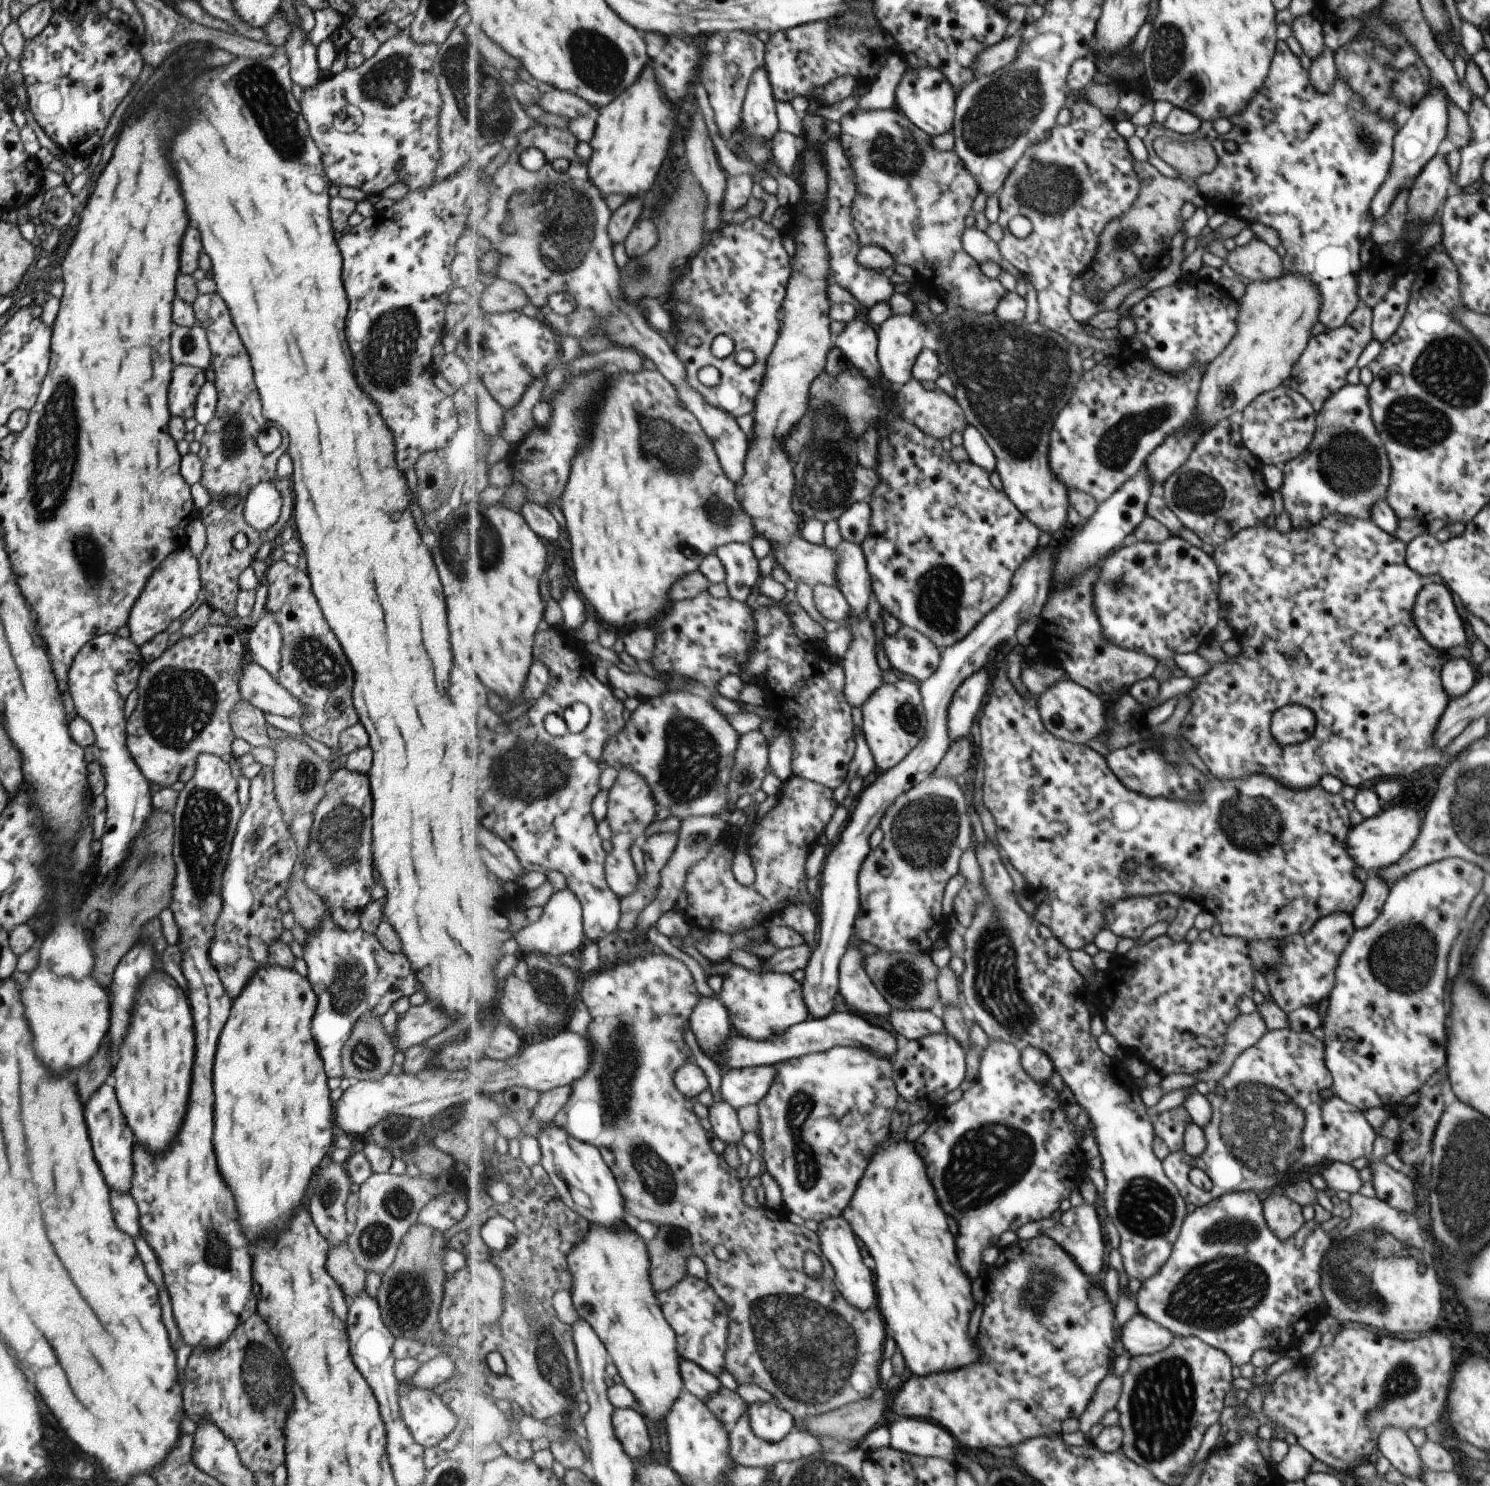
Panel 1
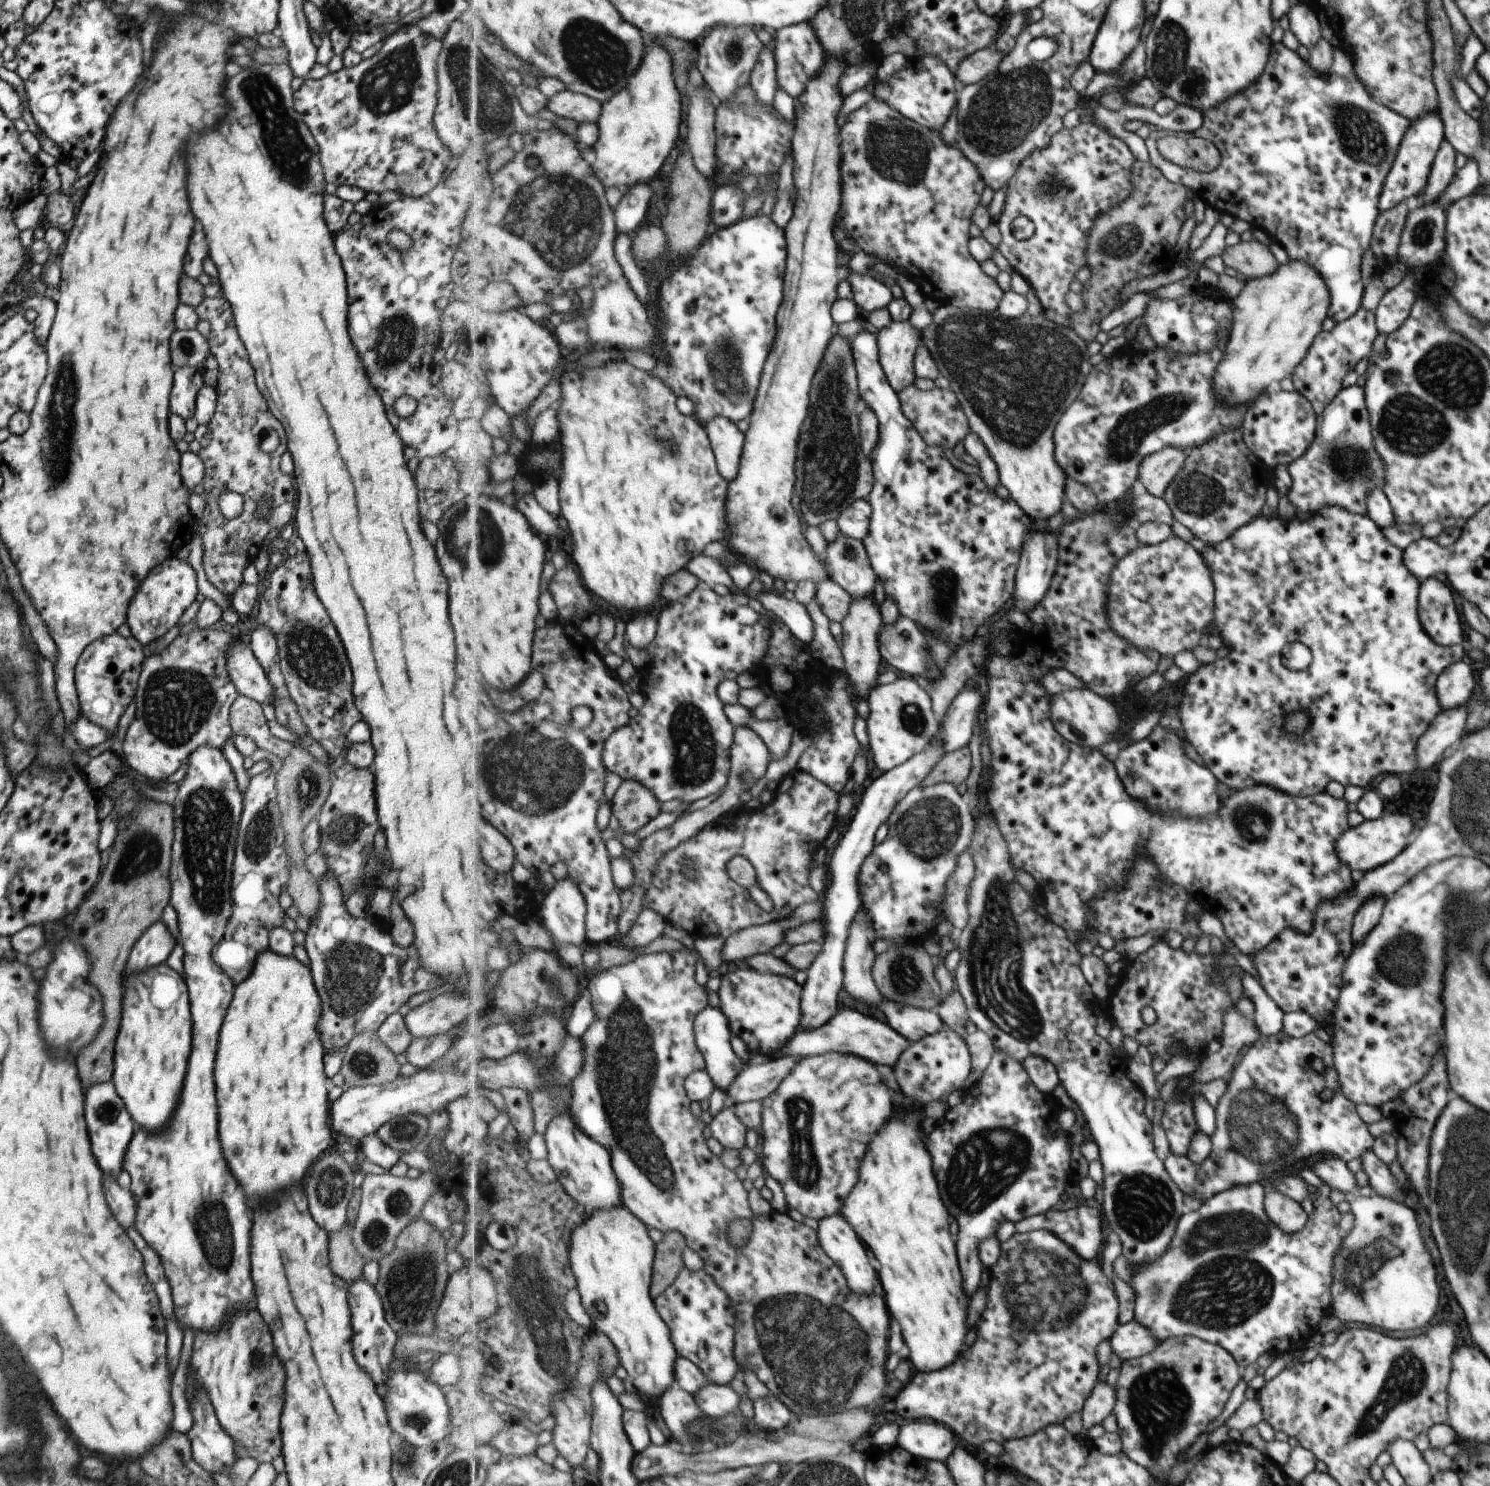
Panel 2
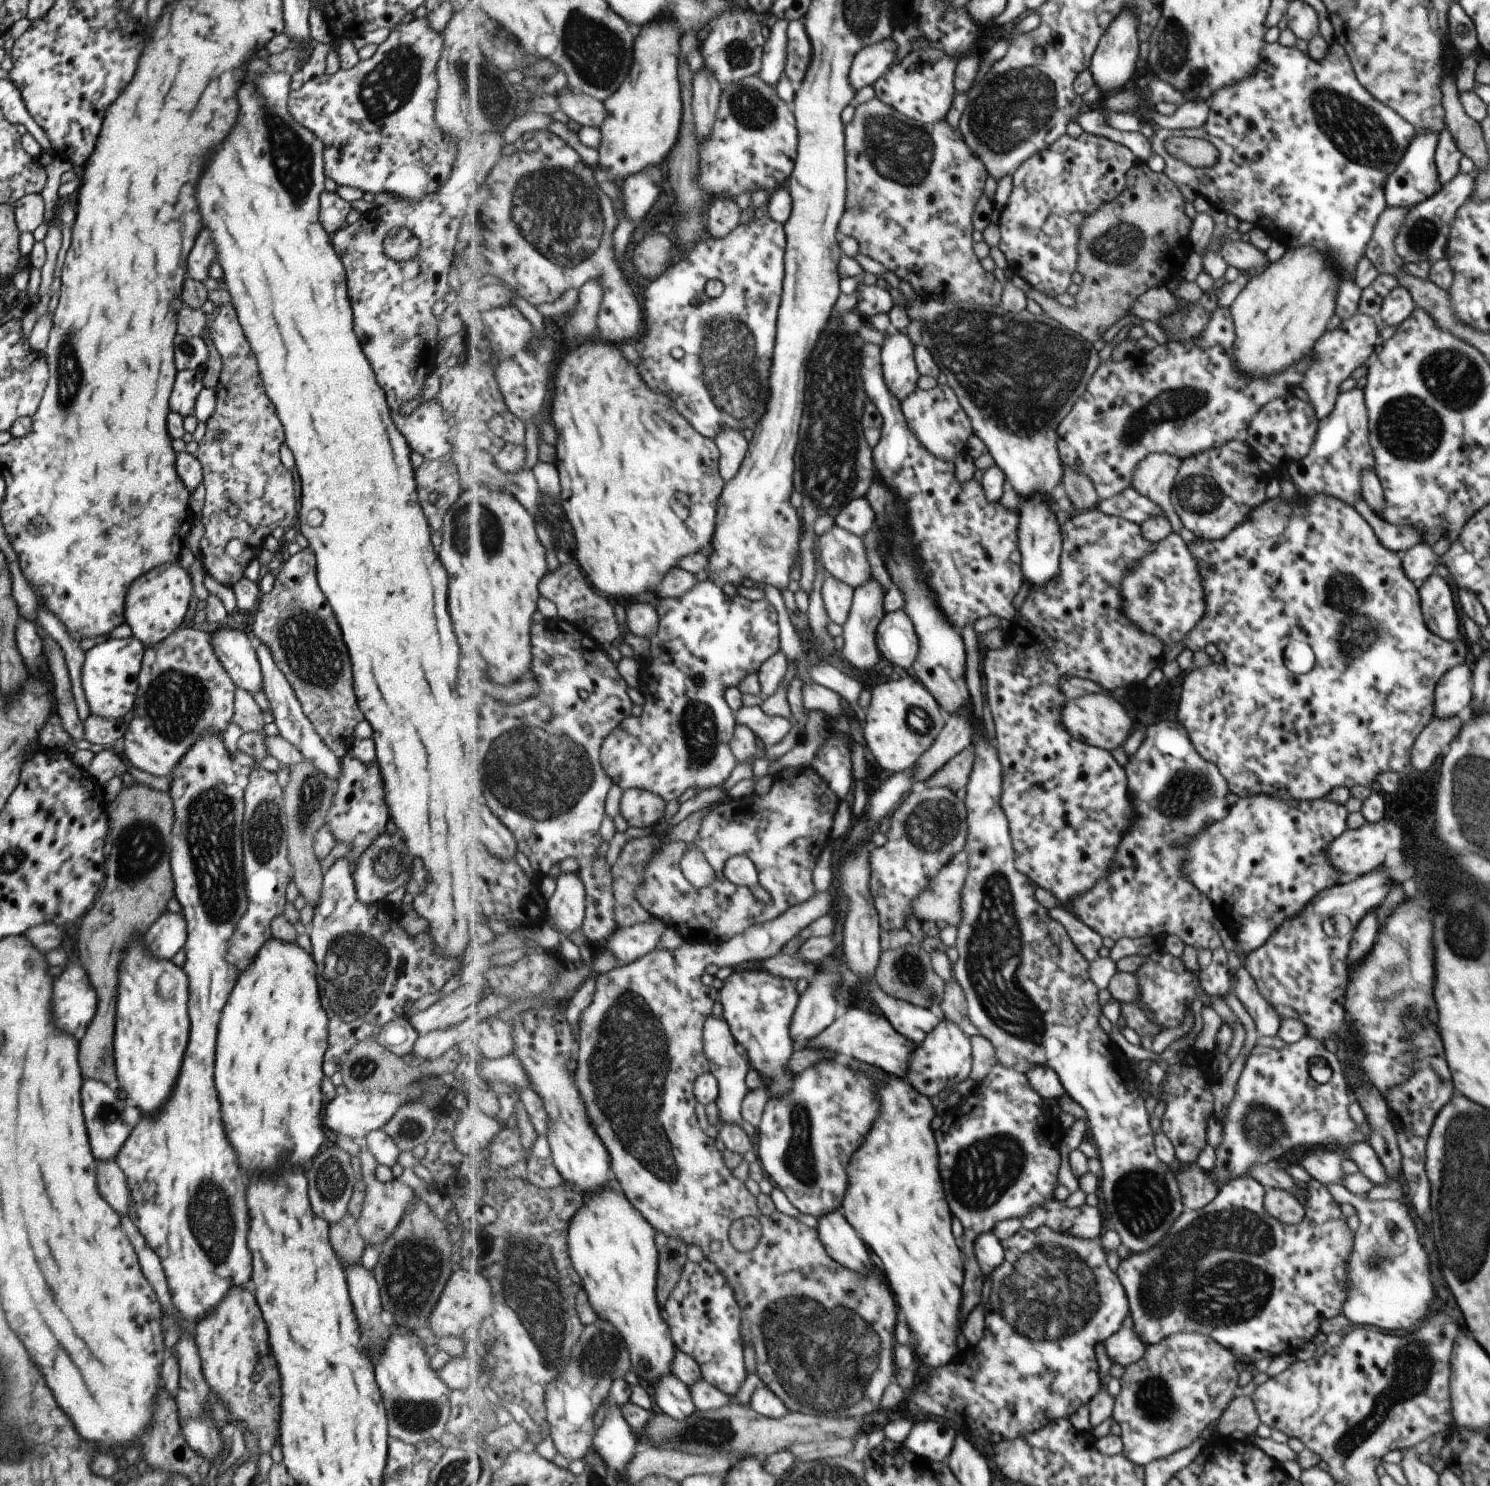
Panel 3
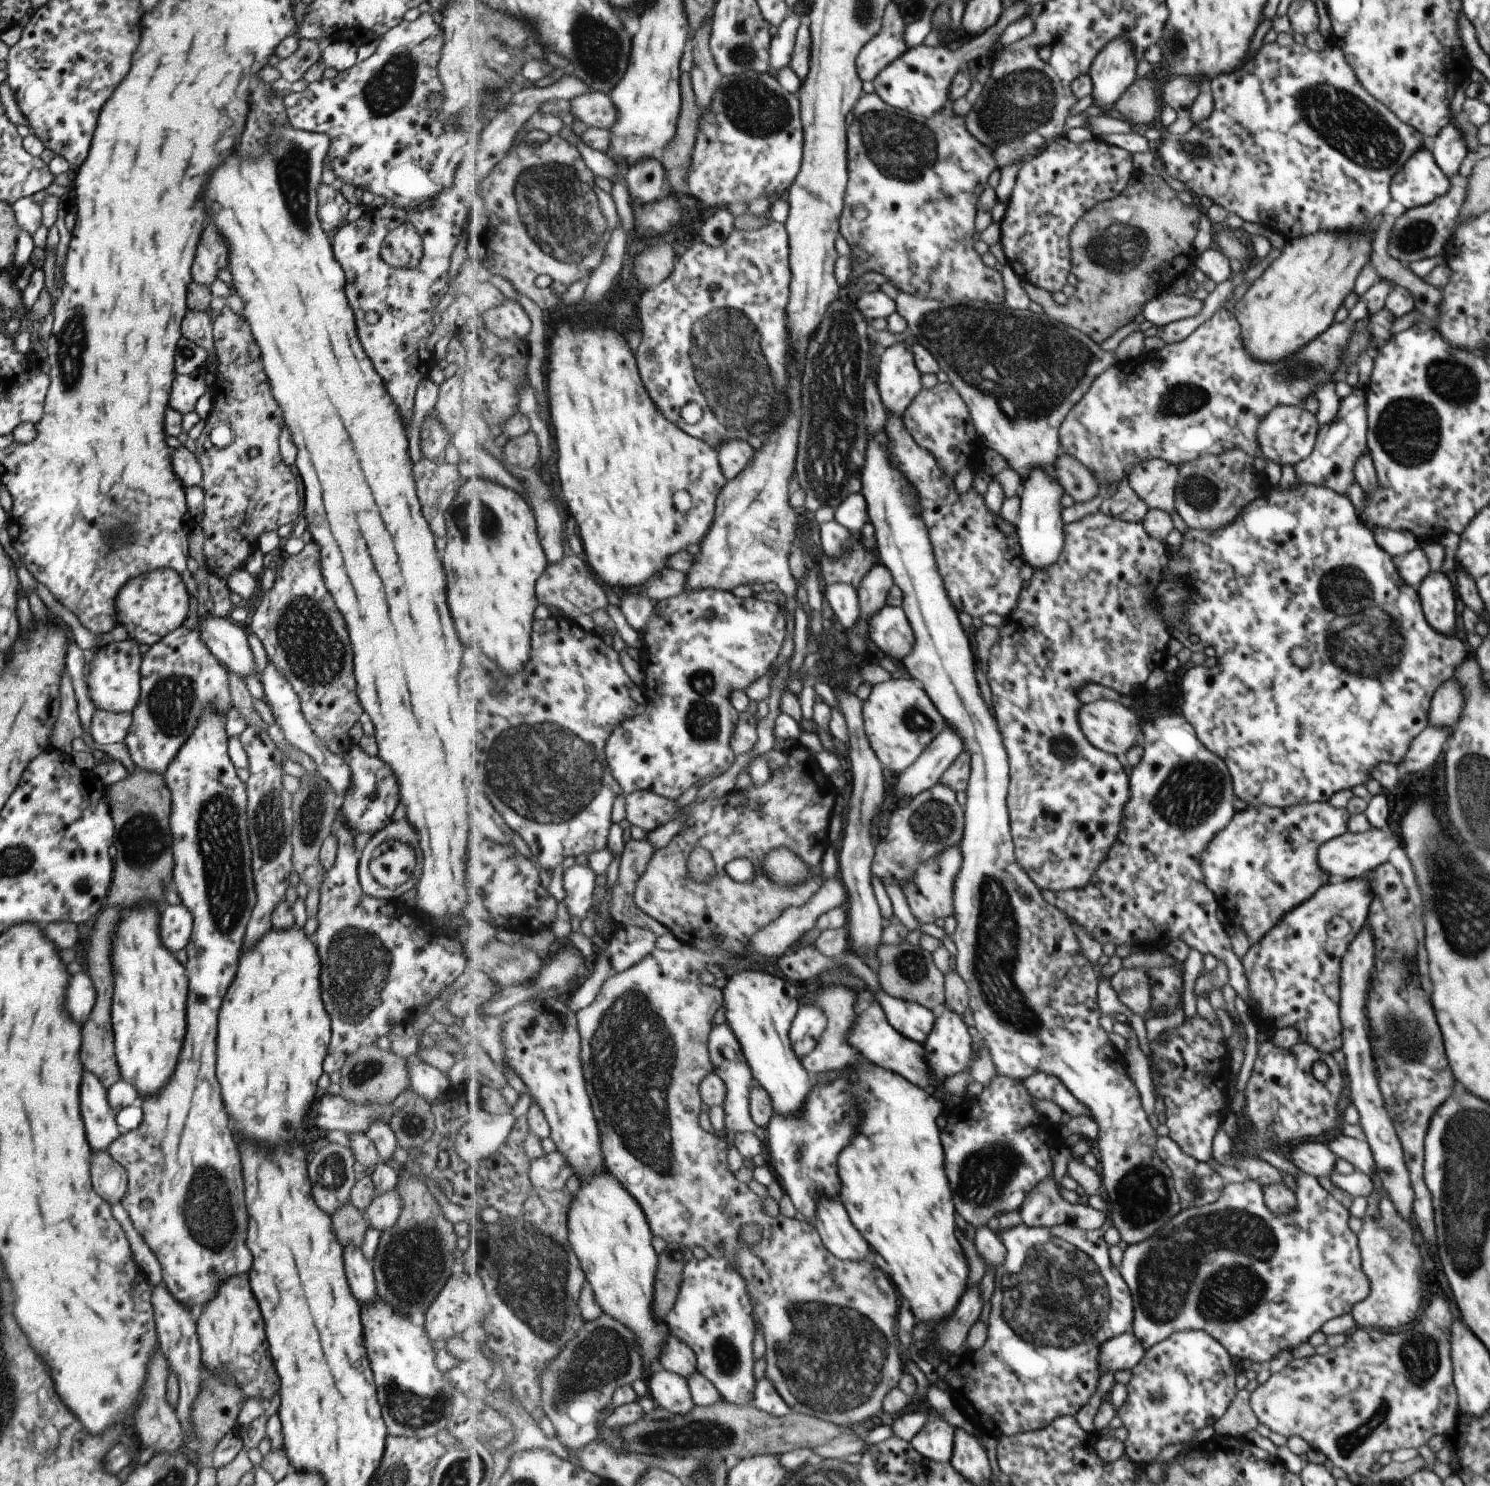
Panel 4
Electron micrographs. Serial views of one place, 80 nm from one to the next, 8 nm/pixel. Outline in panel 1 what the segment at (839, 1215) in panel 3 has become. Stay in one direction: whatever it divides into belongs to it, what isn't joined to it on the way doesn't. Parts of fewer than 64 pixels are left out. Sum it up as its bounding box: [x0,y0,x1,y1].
[818,1216,877,1308]

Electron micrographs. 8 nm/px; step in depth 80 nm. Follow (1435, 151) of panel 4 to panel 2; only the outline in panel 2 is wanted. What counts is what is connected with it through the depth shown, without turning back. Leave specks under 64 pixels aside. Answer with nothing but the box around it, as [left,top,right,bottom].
[1415,138,1456,208]

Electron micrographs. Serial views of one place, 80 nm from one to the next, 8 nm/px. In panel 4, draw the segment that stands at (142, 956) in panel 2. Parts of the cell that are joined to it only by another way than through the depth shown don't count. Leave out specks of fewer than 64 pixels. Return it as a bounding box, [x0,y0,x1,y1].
[159,904,192,950]

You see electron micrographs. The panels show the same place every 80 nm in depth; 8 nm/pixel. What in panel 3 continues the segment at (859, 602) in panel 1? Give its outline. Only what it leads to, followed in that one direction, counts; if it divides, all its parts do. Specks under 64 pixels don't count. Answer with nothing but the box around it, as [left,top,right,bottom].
[819,525,873,590]

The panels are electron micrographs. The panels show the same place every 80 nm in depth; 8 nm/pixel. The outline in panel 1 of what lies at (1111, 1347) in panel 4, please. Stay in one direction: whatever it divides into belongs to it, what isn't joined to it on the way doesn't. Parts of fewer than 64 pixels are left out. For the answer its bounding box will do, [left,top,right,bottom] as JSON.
[1121,1312,1175,1357]

